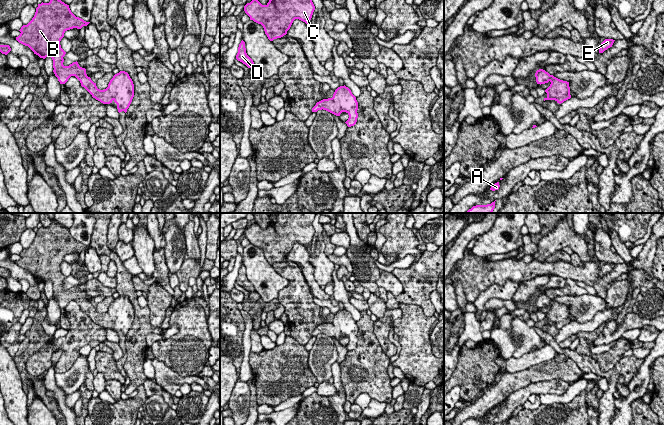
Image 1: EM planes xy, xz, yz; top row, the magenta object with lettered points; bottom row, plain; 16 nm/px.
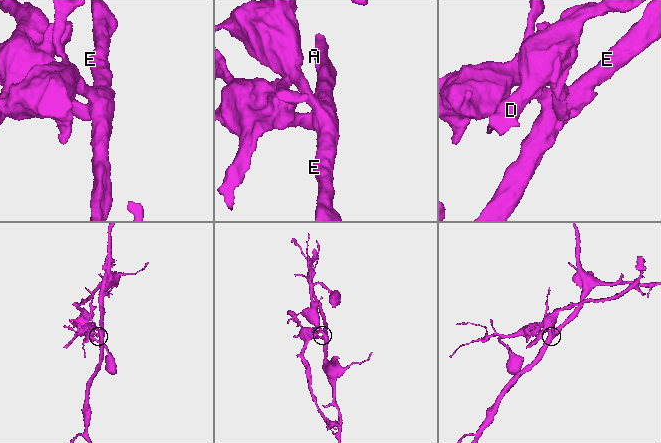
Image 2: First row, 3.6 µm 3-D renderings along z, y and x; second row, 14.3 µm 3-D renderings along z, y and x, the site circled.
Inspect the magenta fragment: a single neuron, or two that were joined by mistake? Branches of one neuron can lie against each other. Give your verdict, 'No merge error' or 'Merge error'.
Merge error

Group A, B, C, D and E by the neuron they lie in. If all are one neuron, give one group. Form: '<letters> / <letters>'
A C E / B D

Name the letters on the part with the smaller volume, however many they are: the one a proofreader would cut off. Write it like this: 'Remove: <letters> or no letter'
Remove: B, D

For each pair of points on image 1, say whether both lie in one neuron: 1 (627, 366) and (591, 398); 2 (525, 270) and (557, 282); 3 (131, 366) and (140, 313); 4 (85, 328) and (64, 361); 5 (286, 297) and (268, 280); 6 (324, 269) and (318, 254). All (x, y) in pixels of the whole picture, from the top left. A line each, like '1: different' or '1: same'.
1: different
2: different
3: same
4: same
5: different
6: same

